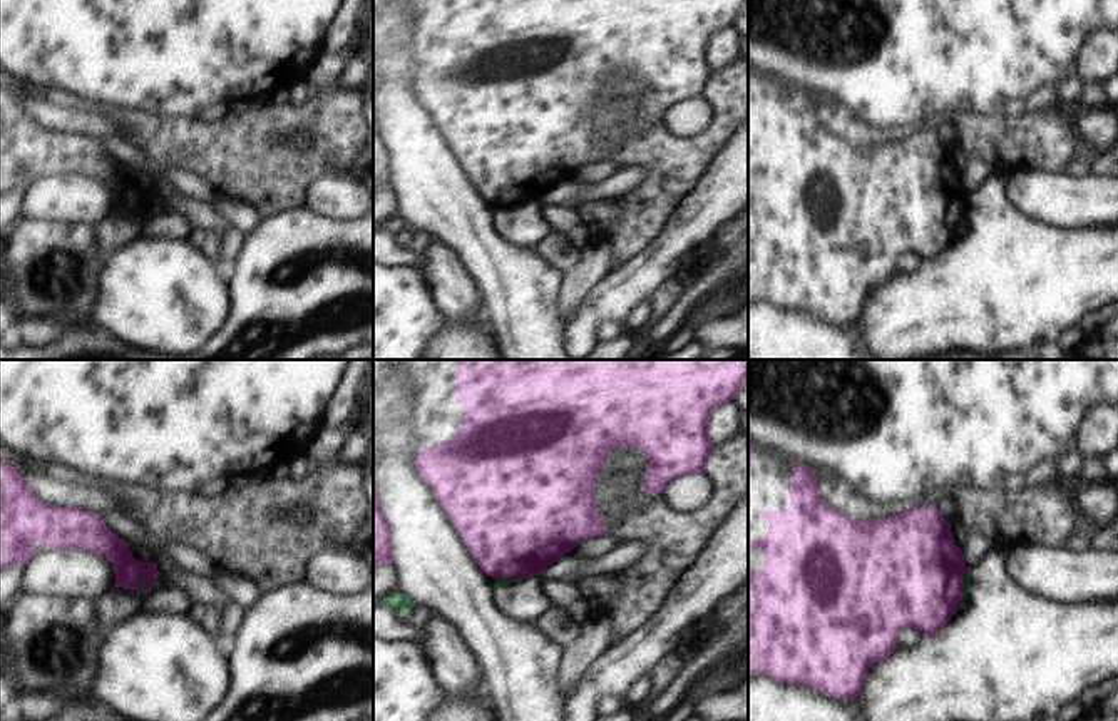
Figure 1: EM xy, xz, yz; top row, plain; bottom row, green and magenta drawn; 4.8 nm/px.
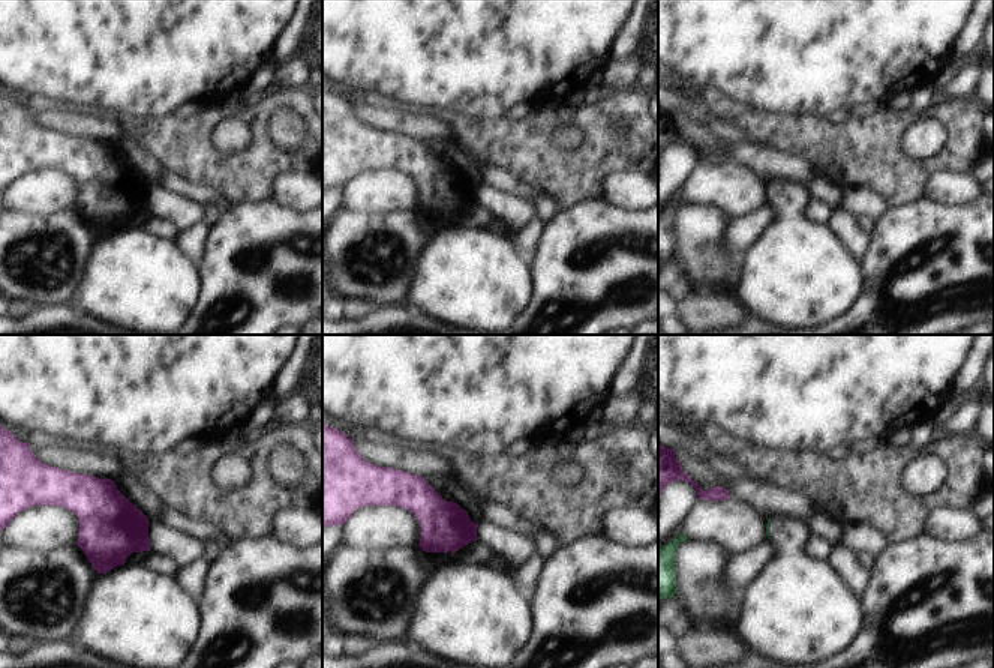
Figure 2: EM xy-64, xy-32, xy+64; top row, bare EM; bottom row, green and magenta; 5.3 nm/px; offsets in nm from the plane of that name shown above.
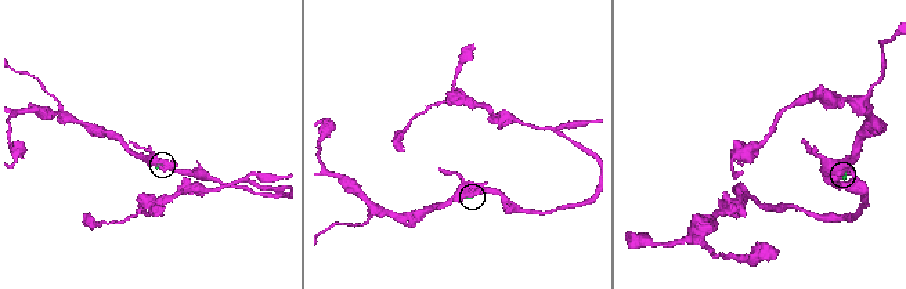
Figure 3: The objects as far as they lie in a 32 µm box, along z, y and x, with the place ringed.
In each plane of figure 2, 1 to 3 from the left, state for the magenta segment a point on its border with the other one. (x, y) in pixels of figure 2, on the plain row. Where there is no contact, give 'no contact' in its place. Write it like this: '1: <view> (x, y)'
1: no contact
2: no contact
3: no contact

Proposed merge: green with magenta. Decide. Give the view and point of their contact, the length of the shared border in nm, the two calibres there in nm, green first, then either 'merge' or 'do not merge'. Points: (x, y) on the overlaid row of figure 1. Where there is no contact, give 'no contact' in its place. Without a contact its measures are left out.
meets green in xz at (509, 581); contact 140 nm long; 40 nm thick on the green side, 460 nm on the other; do not merge

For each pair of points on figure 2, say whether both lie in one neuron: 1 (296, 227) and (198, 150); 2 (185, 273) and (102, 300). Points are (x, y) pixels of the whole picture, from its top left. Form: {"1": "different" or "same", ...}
{"1": "different", "2": "same"}

